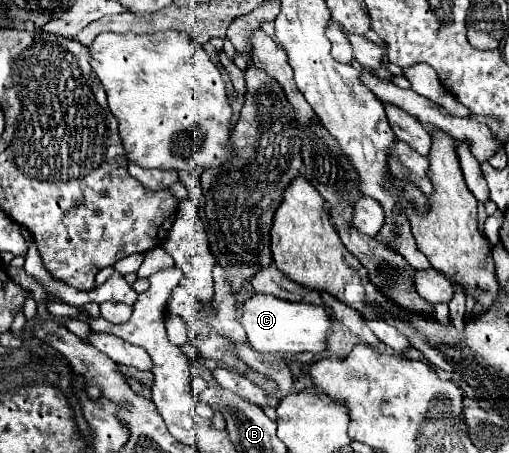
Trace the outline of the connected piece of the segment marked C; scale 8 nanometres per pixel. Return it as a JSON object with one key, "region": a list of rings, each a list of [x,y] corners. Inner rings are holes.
{"region":[[[253,295],[243,305],[241,325],[247,331],[249,345],[261,353],[281,353],[297,355],[303,351],[323,353],[327,349],[327,333],[331,329],[331,315],[323,305],[313,303],[293,303],[277,299],[273,295]]]}

